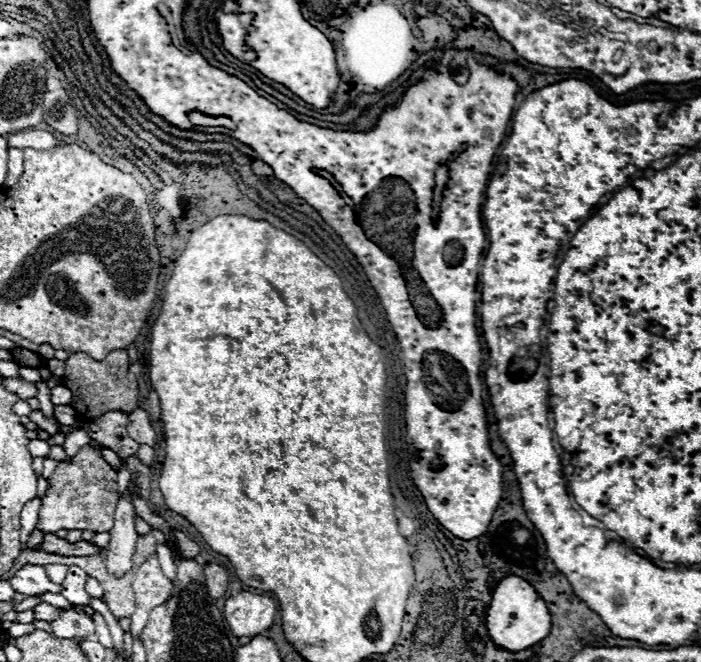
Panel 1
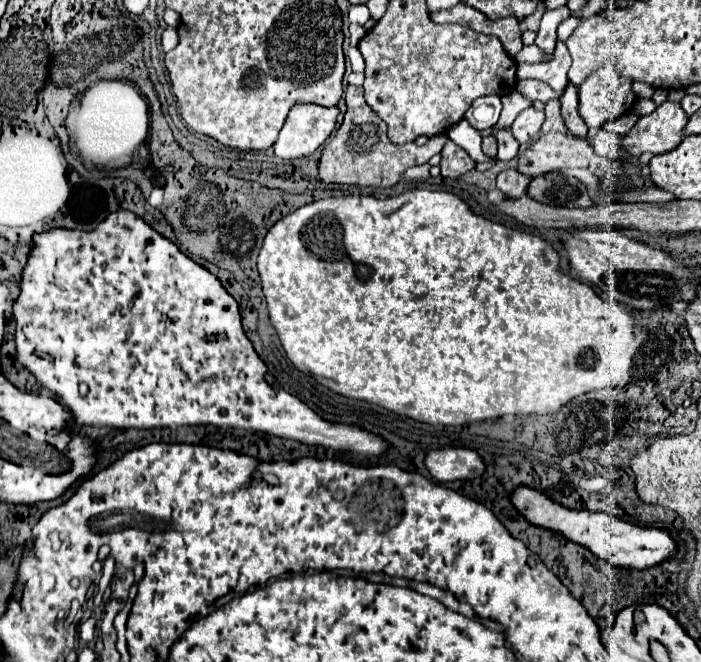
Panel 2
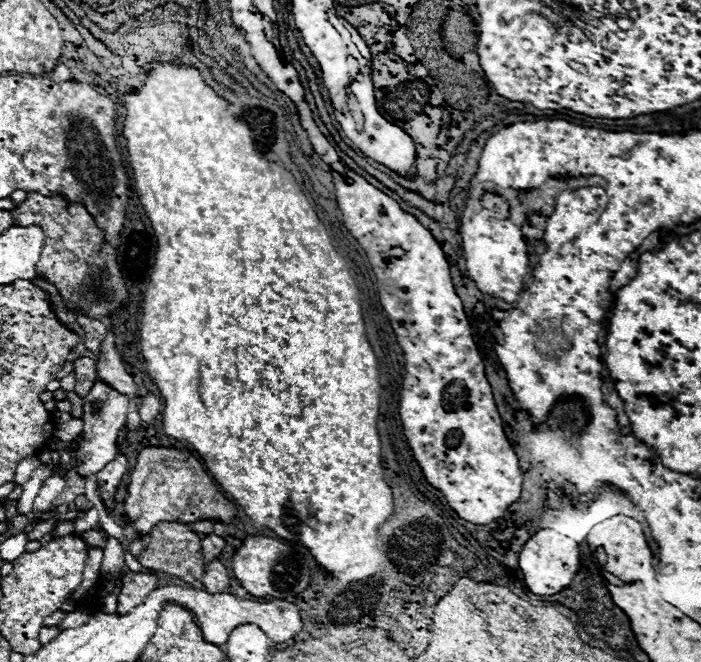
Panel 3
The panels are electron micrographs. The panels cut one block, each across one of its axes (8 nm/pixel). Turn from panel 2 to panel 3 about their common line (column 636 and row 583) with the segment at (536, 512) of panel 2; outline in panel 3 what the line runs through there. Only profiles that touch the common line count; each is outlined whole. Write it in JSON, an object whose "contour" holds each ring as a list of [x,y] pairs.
{"contour":[[[546,528],[530,536],[530,540],[524,544],[520,552],[518,562],[520,562],[520,570],[524,574],[524,582],[528,590],[538,596],[550,596],[564,590],[572,582],[574,574],[580,568],[580,552],[578,552],[578,544],[572,538]]]}

